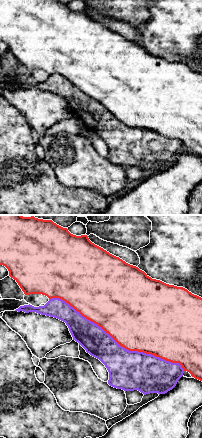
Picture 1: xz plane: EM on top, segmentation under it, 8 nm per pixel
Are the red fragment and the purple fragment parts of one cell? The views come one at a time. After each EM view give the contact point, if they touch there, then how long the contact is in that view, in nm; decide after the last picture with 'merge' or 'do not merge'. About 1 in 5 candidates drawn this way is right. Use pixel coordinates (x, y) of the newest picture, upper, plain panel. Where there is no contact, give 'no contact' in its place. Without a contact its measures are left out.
contact (117, 118); length 1250 nm

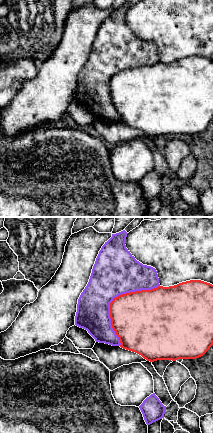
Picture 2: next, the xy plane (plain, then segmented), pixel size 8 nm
contact (113, 75); length 600 nm

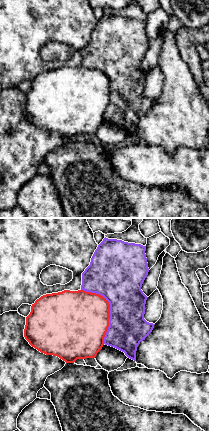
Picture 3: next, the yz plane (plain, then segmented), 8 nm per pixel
contact (109, 85); length 480 nm

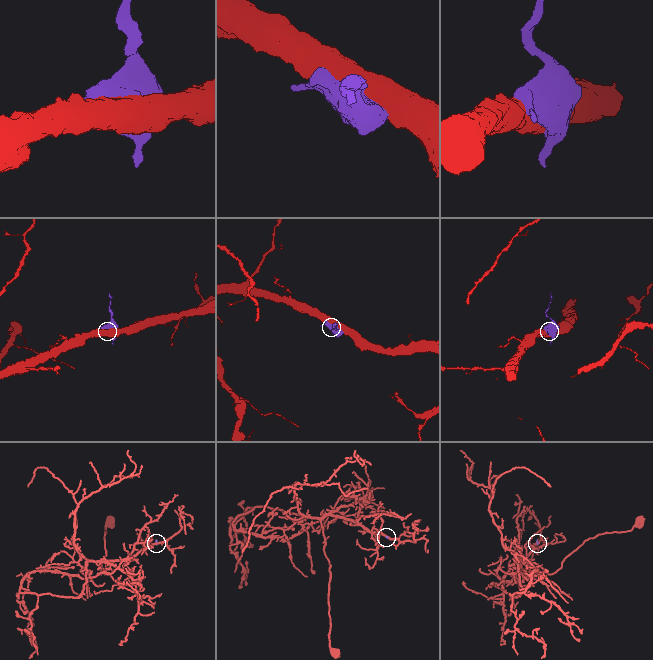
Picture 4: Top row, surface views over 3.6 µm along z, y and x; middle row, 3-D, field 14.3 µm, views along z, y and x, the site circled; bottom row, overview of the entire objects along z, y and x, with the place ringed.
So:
do not merge

